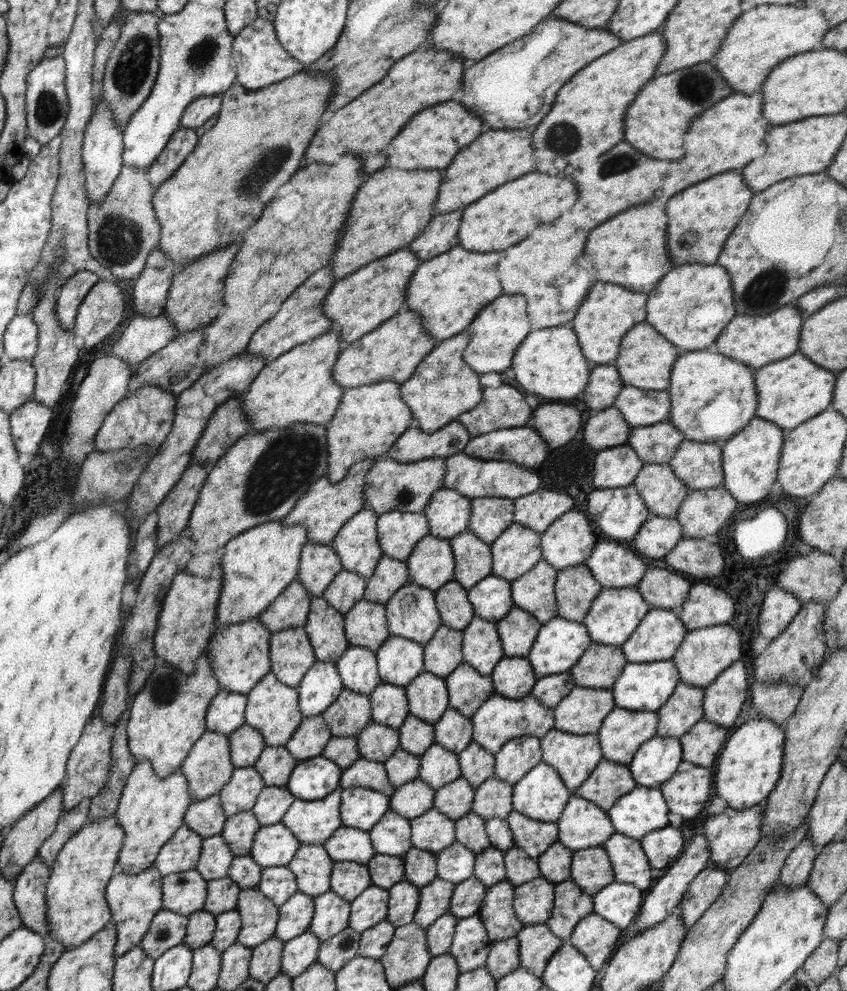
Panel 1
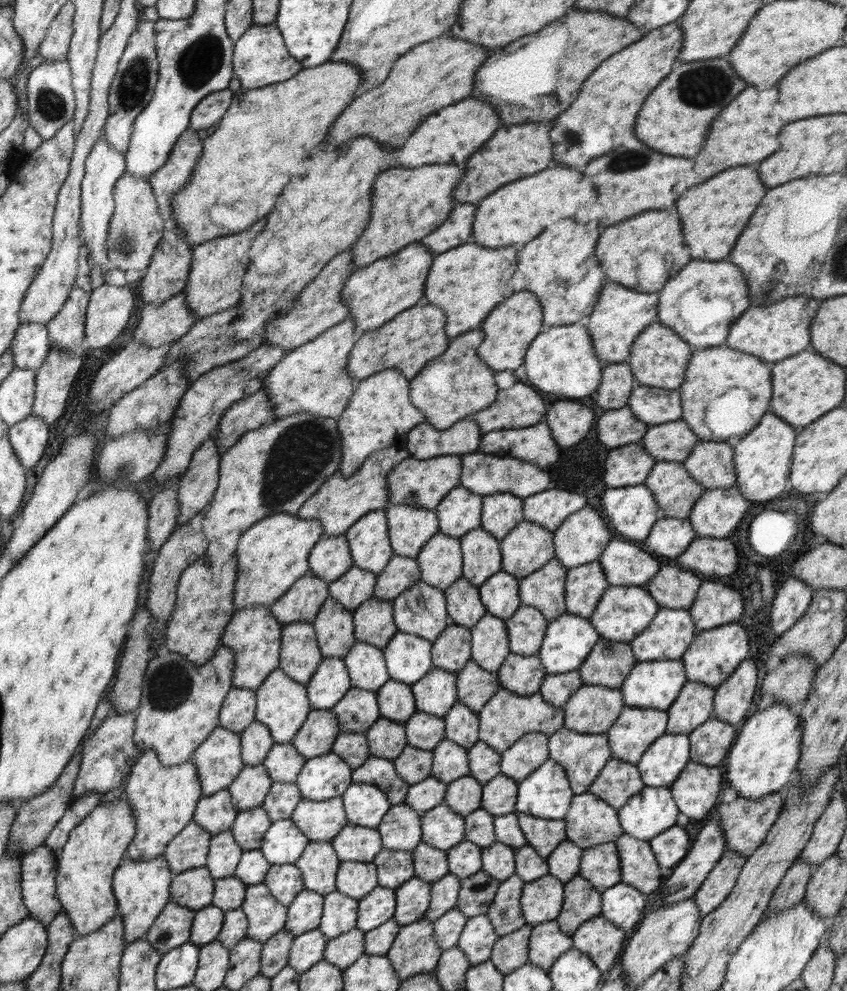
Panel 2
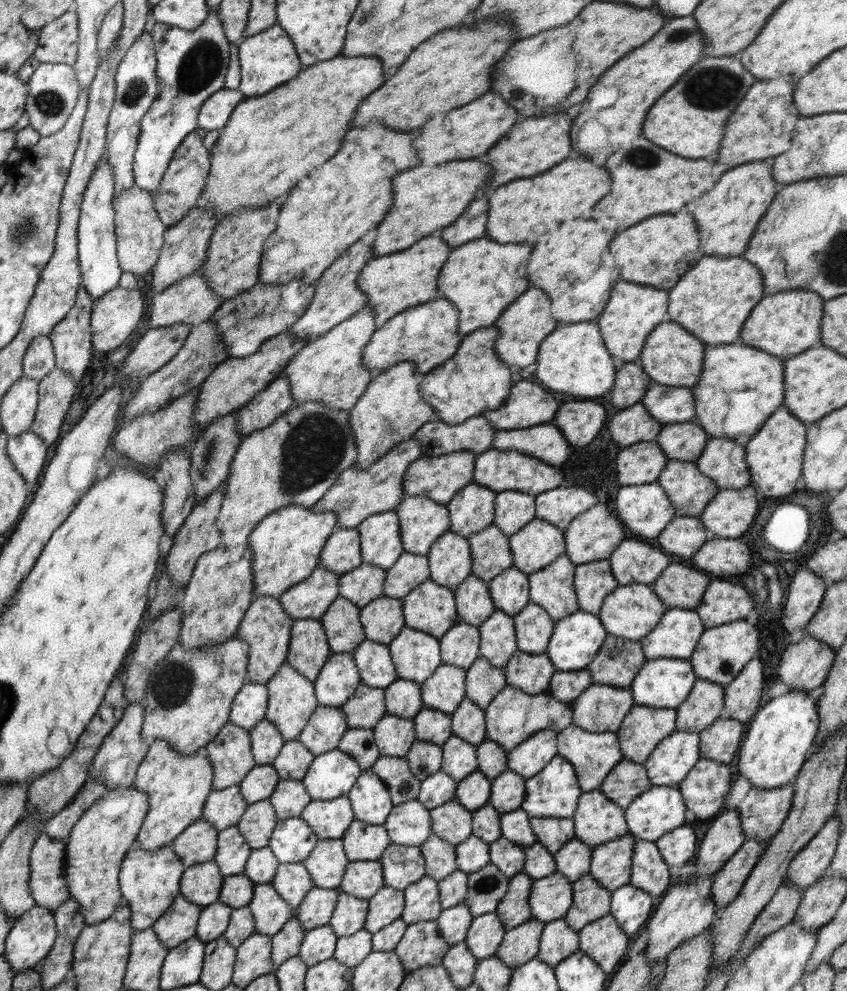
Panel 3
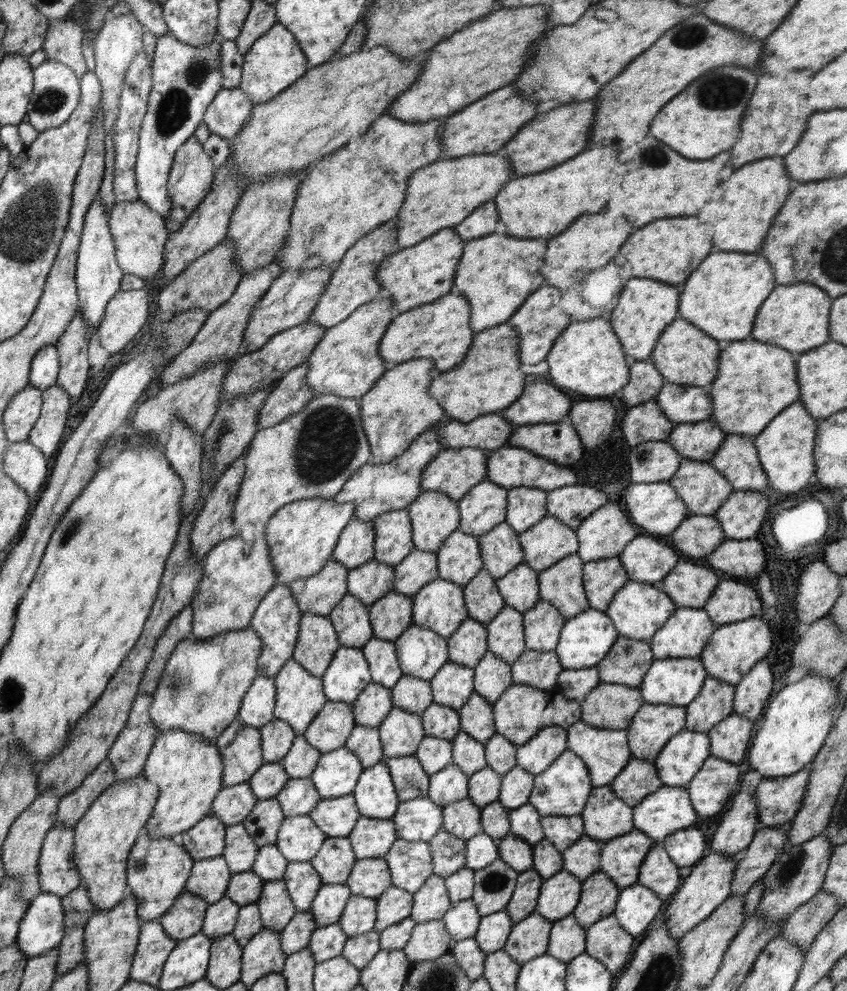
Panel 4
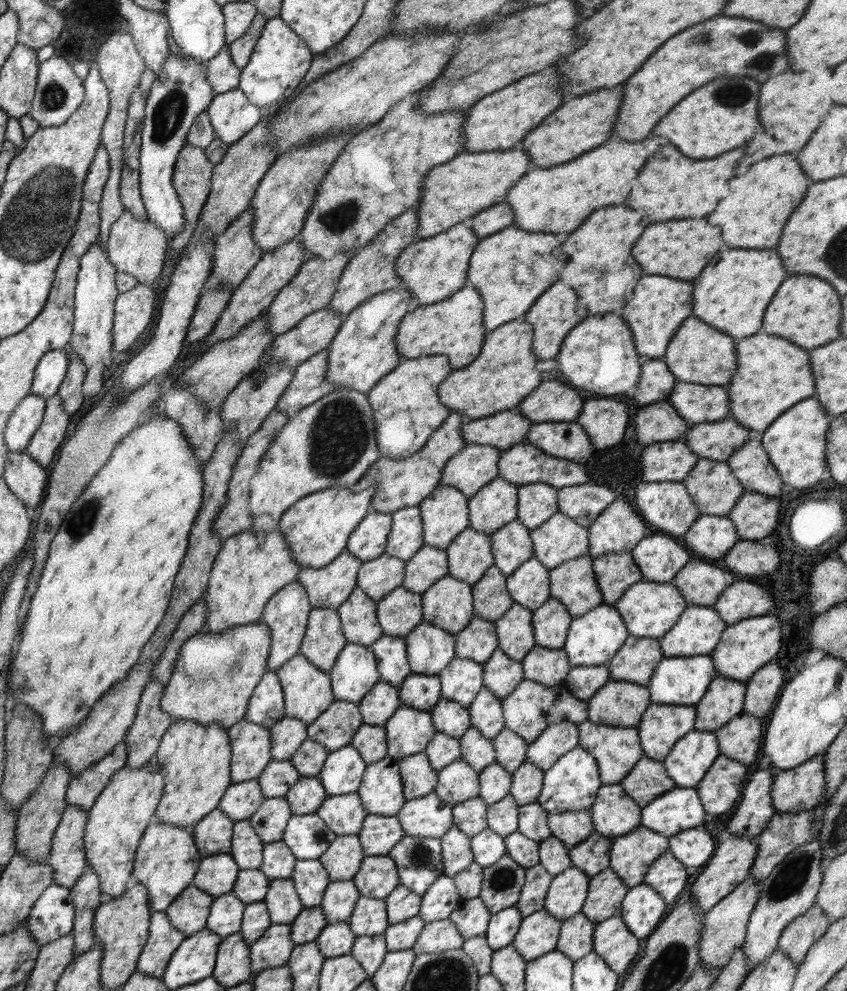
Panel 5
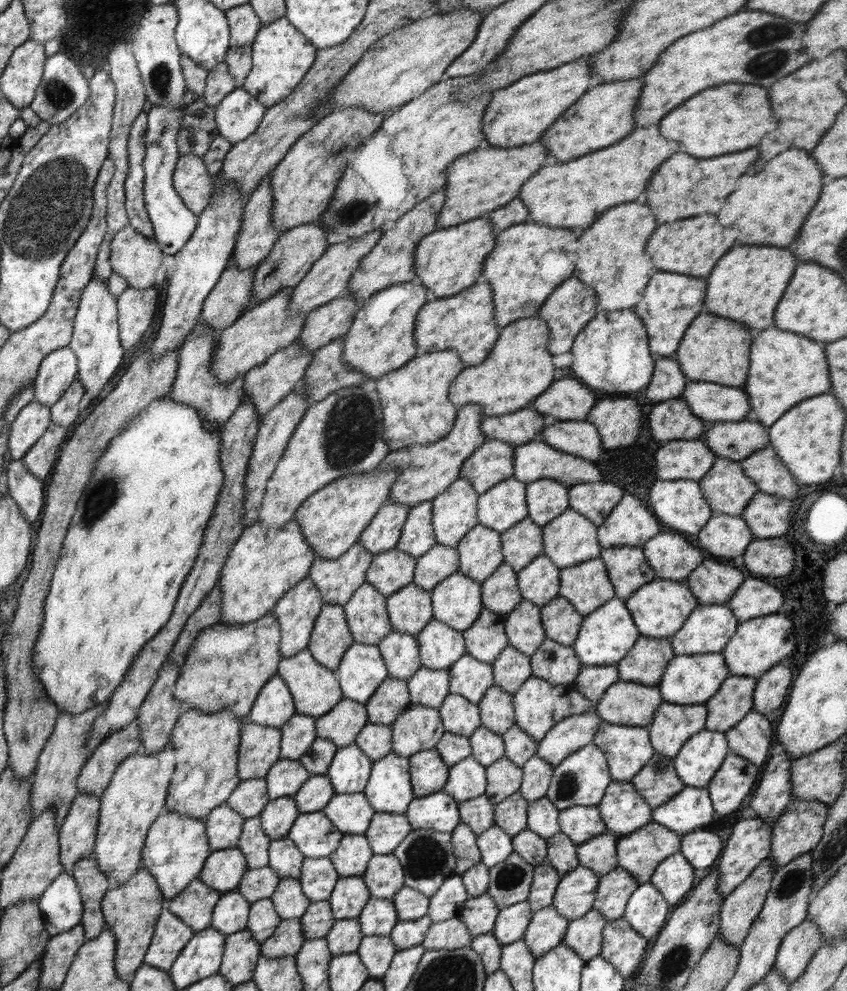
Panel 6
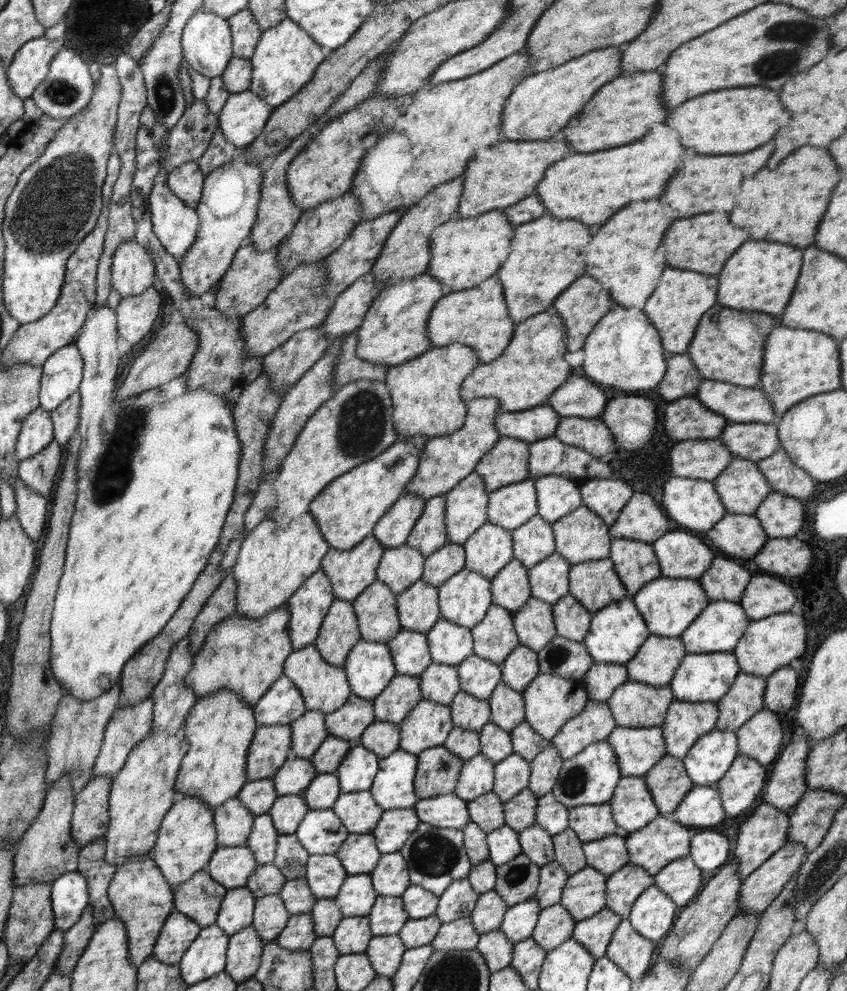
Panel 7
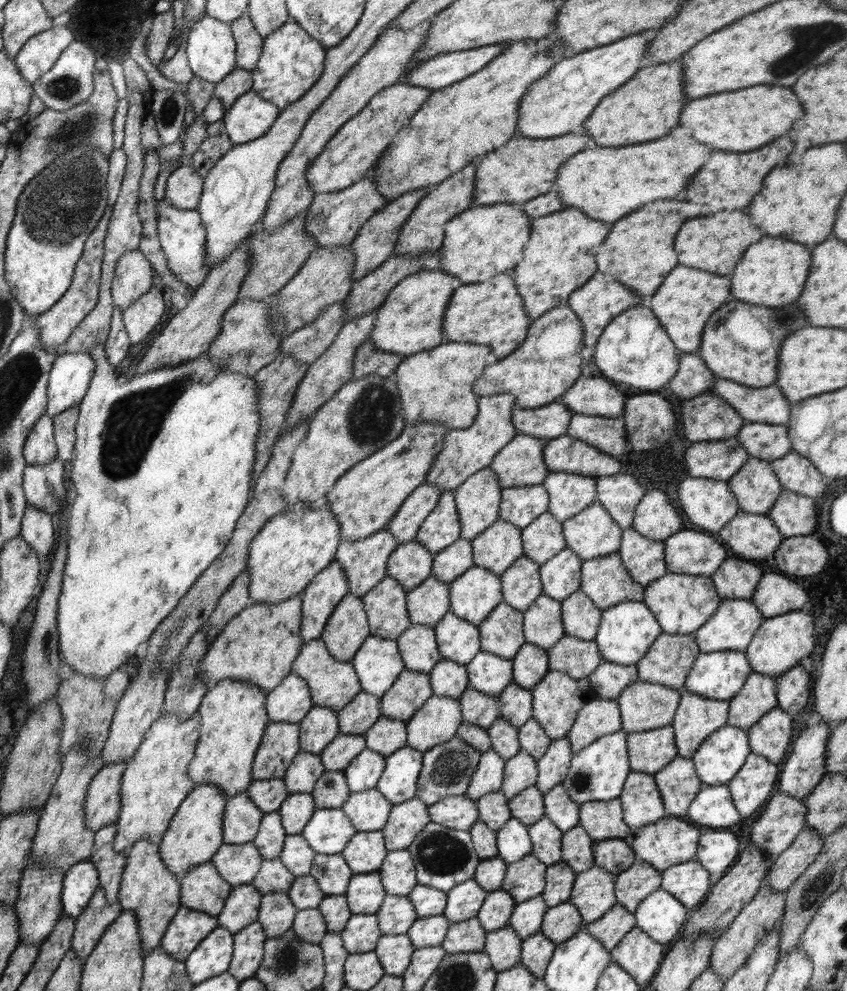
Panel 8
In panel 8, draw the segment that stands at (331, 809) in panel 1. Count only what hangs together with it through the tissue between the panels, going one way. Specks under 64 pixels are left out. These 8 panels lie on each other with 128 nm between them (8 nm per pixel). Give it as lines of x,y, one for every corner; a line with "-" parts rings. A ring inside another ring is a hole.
376,789
351,792
342,811
350,818
357,831
382,831
388,823
393,804

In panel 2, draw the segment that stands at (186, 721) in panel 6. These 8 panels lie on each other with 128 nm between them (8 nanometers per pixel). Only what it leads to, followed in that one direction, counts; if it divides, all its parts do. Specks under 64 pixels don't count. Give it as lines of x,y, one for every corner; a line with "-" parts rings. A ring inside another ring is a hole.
146,749
133,764
123,791
137,819
136,834
125,857
150,860
160,857
170,840
193,821
196,804
202,797
202,783
198,767
192,761
174,766
162,765
158,753
154,749

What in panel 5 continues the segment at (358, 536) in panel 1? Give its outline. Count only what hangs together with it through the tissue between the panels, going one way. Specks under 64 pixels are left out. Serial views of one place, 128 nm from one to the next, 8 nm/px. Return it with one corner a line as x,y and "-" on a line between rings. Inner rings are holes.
418,505
400,508
392,513
392,532
388,538
385,554
396,556
406,562
425,546
422,515

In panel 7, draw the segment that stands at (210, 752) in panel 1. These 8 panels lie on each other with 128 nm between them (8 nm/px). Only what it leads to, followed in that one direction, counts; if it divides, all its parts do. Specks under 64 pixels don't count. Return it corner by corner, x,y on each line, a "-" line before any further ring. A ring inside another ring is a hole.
259,725
246,756
248,780
272,779
278,768
291,757
292,727
290,725

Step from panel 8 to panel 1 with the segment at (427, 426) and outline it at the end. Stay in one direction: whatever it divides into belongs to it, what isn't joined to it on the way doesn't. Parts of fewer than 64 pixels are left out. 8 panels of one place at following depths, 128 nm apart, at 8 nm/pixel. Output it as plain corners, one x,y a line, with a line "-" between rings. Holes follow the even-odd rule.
270,521
230,539
220,564
223,590
218,600
217,628
260,616
297,577
302,549
308,543
308,529

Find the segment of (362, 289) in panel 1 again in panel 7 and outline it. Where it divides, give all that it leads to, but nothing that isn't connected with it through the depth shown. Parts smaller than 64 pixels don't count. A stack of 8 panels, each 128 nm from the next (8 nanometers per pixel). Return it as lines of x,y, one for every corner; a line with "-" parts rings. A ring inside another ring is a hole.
502,209
490,210
475,217
459,217
437,226
430,232
430,275
449,286
451,292
476,286
495,276
512,252
514,228

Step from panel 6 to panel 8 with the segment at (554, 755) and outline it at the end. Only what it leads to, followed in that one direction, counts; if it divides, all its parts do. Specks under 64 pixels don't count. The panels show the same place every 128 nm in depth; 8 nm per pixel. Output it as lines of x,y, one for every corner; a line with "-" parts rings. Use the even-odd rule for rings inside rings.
595,697
578,711
566,737
570,739
572,751
577,753
598,738
620,729
621,714
617,700

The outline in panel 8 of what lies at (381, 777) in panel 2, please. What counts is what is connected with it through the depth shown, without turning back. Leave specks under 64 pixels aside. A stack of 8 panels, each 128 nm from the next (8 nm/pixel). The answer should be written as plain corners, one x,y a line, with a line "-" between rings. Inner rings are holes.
454,735
450,740
429,748
423,753
422,770
420,771
416,797
422,802
436,804
438,800
448,796
465,795
468,790
468,784
480,764
482,751
466,743
464,739

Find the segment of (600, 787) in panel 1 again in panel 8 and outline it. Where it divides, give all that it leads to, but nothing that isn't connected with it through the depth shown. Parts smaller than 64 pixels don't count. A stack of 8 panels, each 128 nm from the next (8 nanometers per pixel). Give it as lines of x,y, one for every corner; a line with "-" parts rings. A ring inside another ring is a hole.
676,756
670,764
666,764
653,775
667,815
683,818
688,813
692,800
704,785
696,775
694,761

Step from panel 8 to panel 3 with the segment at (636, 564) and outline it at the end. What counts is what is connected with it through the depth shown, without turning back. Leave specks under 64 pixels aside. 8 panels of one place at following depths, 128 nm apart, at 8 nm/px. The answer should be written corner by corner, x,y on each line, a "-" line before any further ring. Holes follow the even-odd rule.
609,560
578,564
574,578
580,611
598,615
600,608
619,583
616,581

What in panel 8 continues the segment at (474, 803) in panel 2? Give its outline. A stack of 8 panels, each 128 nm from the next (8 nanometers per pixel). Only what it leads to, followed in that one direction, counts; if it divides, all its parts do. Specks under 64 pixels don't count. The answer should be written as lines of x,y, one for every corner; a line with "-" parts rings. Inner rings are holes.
520,749
520,752
506,760
504,766
504,782
501,791
508,797
514,798
525,788
534,786
538,780
537,760
532,755

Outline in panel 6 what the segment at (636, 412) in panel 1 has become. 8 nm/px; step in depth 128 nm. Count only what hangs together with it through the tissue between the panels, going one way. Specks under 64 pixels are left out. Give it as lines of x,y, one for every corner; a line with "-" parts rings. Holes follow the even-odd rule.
688,380
679,398
707,423
738,422
752,417
750,397
741,387

